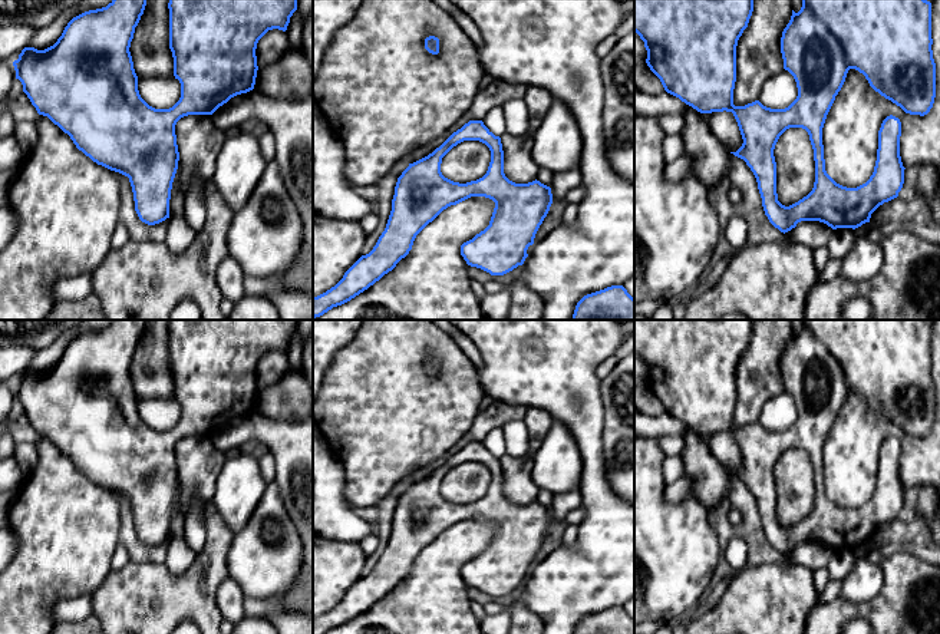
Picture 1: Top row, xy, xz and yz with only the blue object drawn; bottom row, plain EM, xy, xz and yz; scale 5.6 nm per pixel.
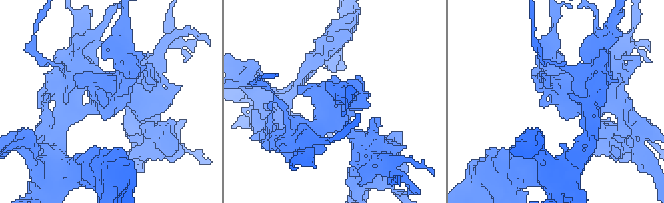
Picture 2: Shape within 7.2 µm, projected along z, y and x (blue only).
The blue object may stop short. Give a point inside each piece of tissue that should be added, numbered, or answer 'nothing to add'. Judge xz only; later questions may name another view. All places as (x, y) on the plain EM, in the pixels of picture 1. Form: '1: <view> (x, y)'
nothing to add

